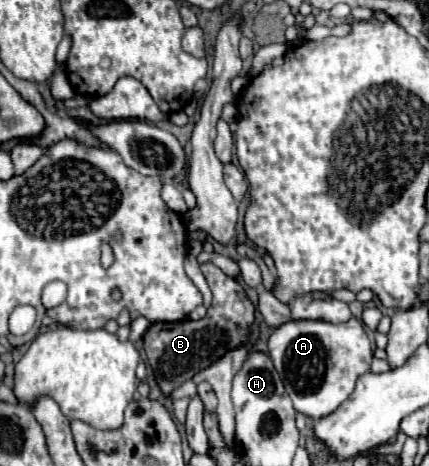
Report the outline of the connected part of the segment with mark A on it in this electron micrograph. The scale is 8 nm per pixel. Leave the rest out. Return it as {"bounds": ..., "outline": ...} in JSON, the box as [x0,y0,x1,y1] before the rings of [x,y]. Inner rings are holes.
{"bounds":[269,316,373,418],"outline":[[[353,316],[343,324],[325,320],[289,320],[271,334],[269,356],[295,410],[311,418],[323,418],[349,398],[355,380],[371,368],[373,350],[363,322]]]}

